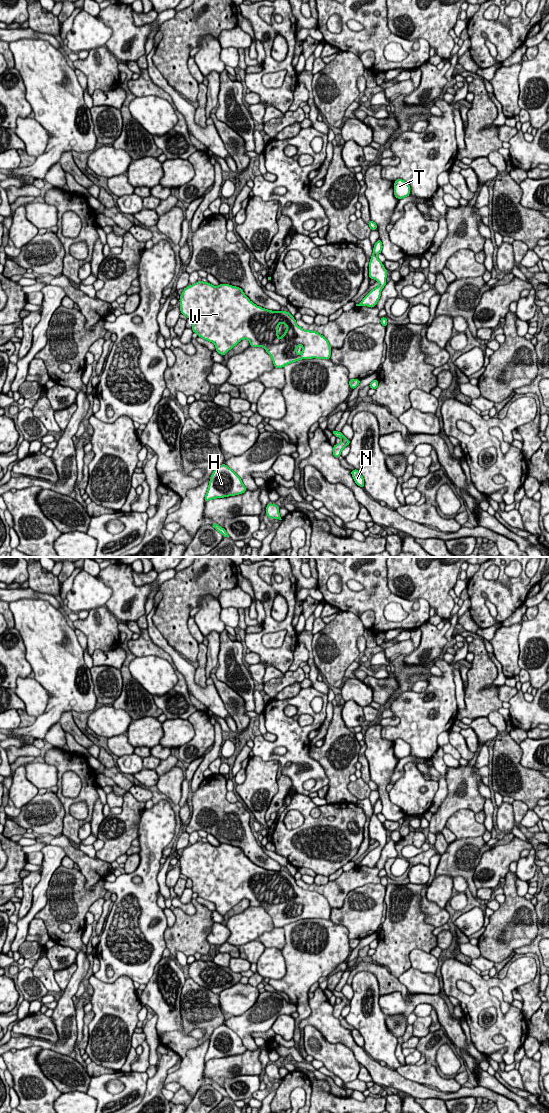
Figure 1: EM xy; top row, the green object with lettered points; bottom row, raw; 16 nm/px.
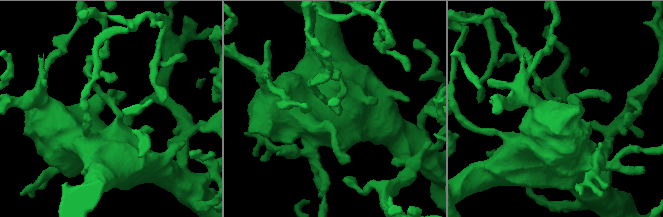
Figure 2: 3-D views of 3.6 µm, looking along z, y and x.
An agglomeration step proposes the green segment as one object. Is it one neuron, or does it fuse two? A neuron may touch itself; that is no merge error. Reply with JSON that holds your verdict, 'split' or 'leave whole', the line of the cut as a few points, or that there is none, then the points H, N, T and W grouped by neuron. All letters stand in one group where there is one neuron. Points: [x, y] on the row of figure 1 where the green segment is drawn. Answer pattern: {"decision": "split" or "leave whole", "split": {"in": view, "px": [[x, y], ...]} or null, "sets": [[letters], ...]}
{"decision": "leave whole", "split": null, "sets": [["H", "N", "T", "W"]]}

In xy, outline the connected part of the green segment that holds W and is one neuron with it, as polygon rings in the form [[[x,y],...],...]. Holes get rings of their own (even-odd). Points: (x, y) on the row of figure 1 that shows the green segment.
[[[197,281],[183,289],[179,301],[181,314],[192,320],[192,331],[214,343],[216,351],[223,356],[242,339],[248,339],[251,347],[263,347],[267,351],[275,368],[283,368],[301,359],[330,359],[332,348],[325,337],[299,327],[289,312],[271,311],[255,305],[239,287],[229,284],[213,286],[209,282]],[[280,323],[287,326],[281,338],[278,337]]]

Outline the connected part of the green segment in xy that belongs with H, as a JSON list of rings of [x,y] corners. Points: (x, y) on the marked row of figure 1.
[[[227,465],[217,467],[211,477],[205,502],[215,498],[239,495],[247,491],[241,478]]]

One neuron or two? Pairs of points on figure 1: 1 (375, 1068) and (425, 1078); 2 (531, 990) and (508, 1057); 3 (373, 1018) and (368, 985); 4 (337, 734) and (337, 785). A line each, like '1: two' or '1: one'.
1: two
2: two
3: one
4: one

